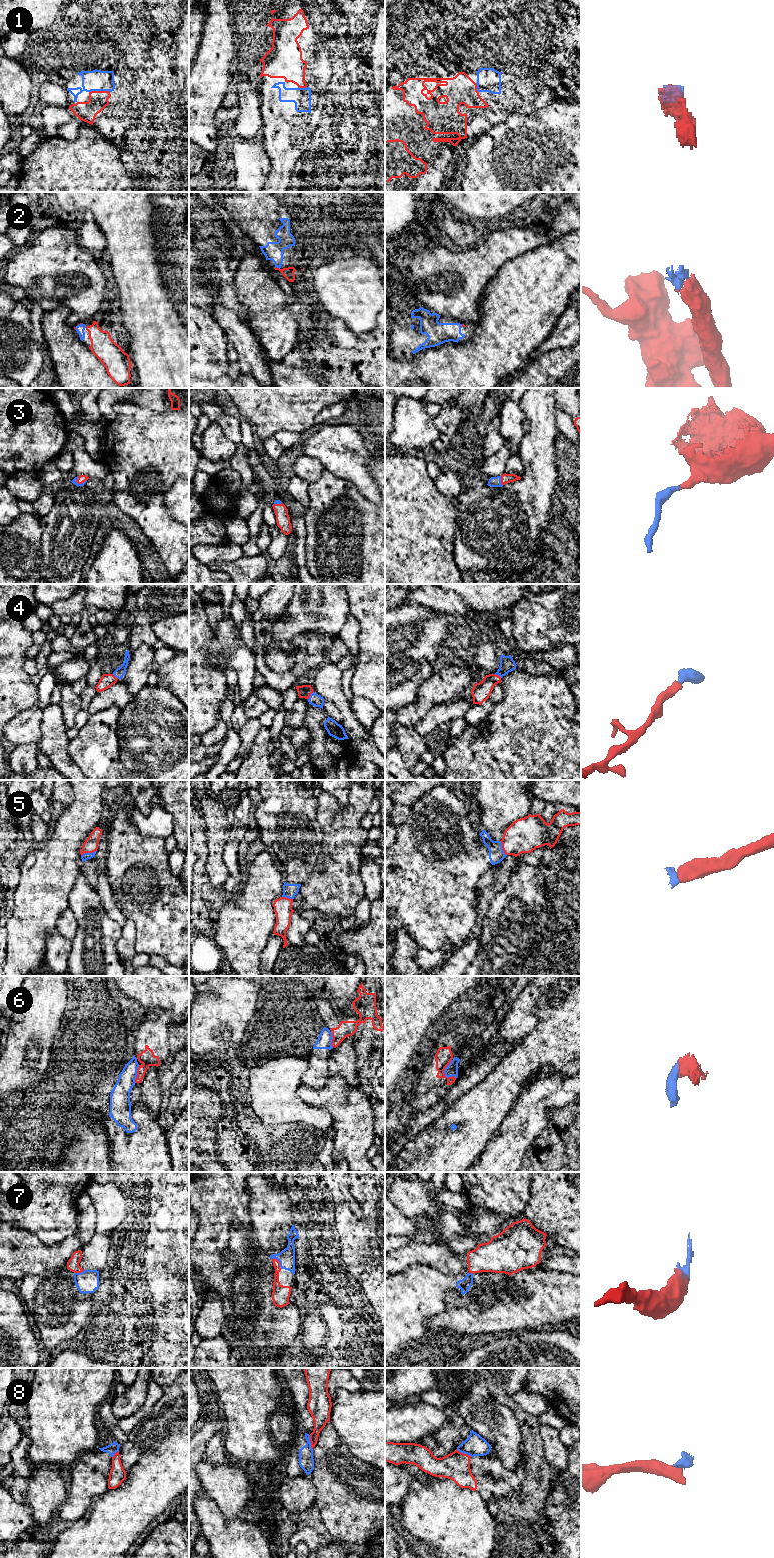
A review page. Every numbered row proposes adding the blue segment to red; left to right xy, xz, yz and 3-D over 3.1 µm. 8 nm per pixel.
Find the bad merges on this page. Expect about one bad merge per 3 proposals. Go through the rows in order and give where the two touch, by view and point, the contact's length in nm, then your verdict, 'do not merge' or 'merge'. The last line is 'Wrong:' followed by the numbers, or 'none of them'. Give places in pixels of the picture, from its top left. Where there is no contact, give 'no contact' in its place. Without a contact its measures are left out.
1: xy (99, 91) | 170 nm | merge
2: xz (276, 267) | 40 nm | merge
3: yz (501, 481) | 80 nm | merge
4: xz (310, 694) | 80 nm | merge
5: xy (88, 852) | 140 nm | merge
6: yz (444, 1069) | 160 nm | do not merge
7: xz (278, 1261) | 100 nm | merge
8: yz (463, 1453) | 140 nm | do not merge
Wrong: 6, 8

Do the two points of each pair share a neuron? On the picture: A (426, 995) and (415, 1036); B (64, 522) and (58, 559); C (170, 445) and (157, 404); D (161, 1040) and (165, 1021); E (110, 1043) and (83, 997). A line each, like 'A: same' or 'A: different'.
A: same
B: same
C: different
D: same
E: same

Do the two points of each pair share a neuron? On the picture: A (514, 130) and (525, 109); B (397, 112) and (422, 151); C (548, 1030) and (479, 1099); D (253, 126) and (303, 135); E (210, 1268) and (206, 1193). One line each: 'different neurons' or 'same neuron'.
A: different neurons
B: same neuron
C: same neuron
D: different neurons
E: same neuron

